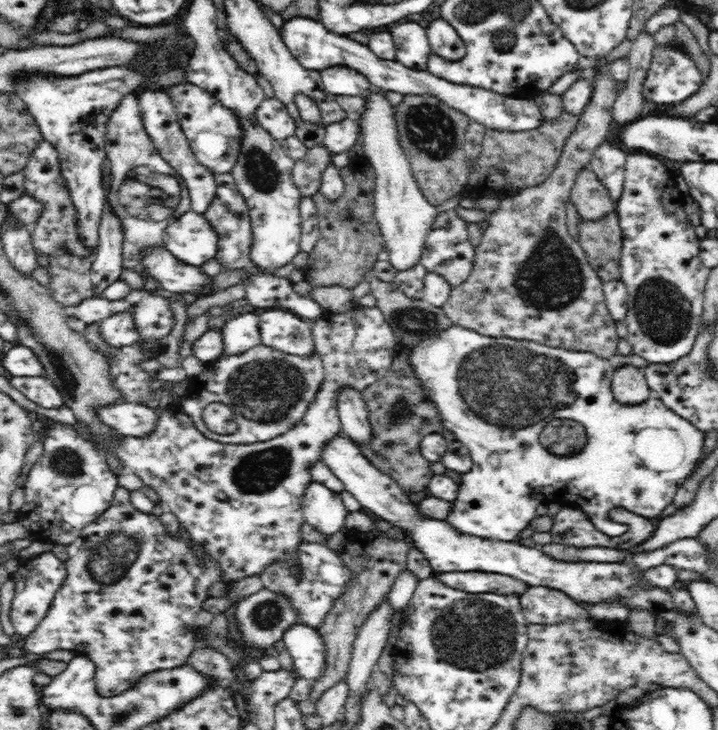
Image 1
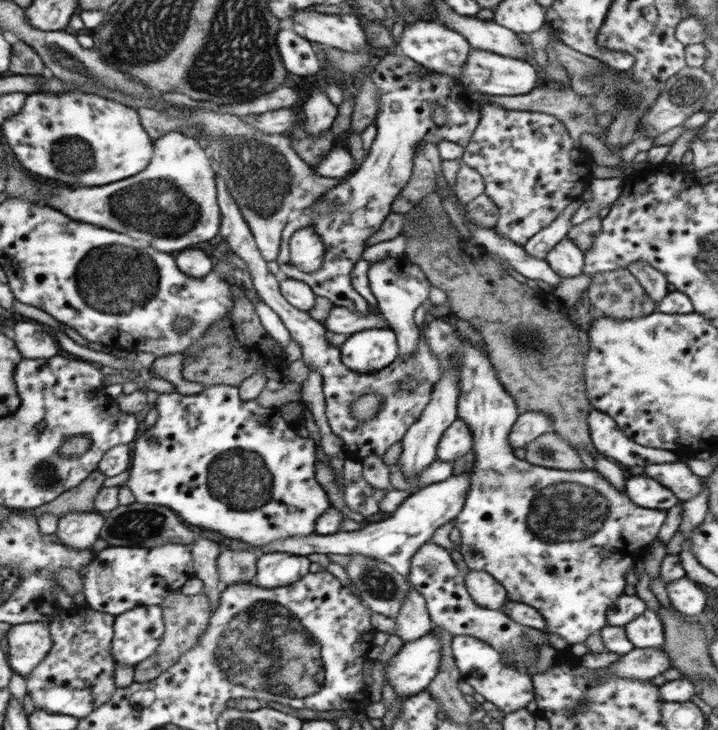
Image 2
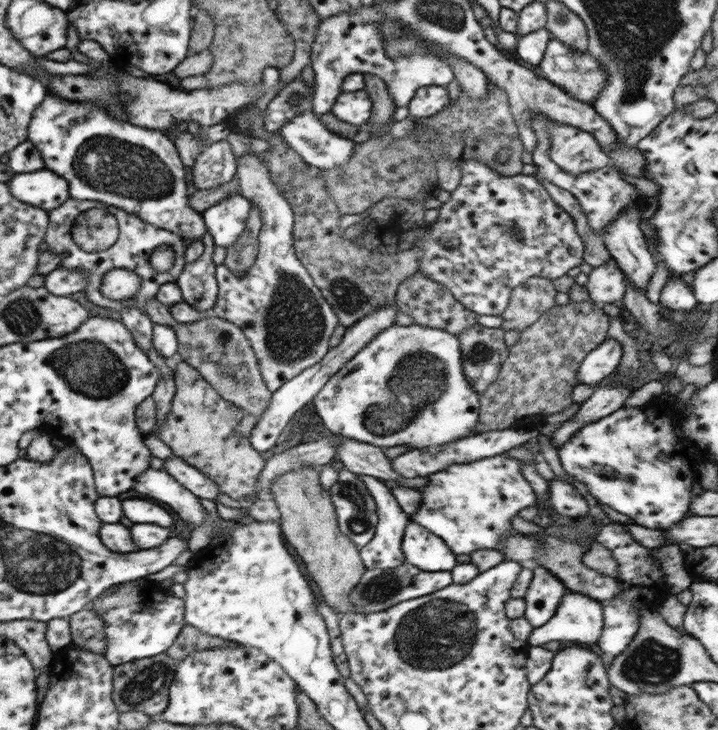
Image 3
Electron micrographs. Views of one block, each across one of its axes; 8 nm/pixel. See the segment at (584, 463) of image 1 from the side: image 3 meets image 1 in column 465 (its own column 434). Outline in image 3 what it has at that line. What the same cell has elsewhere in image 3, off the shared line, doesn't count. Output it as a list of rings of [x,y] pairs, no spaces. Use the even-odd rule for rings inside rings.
[[[413,323],[410,326],[394,324],[378,332],[374,340],[370,340],[328,379],[311,404],[319,420],[334,435],[372,444],[383,450],[400,445],[421,450],[472,435],[479,420],[479,396],[464,376],[458,337],[442,329]],[[503,454],[481,459],[468,465],[452,464],[440,472],[430,475],[430,483],[419,489],[423,497],[420,510],[410,515],[410,522],[420,524],[435,536],[440,537],[455,554],[472,554],[476,550],[495,549],[500,537],[512,530],[512,518],[523,508],[536,505],[534,488],[522,475],[521,462]]]

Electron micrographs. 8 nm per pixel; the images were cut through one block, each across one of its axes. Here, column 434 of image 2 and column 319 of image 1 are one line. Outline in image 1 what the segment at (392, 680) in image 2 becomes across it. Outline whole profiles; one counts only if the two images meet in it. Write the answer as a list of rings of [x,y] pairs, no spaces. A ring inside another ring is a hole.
[[[296,623],[284,631],[281,639],[284,642],[286,650],[288,650],[290,656],[293,658],[294,669],[299,678],[314,680],[322,676],[326,658],[326,647],[317,629],[303,625],[302,623]]]

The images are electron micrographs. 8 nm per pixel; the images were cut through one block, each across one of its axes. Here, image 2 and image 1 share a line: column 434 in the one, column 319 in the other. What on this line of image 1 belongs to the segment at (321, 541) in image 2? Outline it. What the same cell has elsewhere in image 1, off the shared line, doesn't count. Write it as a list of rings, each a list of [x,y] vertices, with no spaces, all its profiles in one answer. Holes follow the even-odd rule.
[[[312,482],[304,496],[302,513],[306,524],[329,538],[345,527],[349,511],[339,493]]]

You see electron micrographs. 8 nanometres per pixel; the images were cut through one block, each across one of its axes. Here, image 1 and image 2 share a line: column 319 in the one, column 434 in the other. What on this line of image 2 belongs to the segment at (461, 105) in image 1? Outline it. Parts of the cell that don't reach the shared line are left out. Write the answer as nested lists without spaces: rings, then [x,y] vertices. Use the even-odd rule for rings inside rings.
[[[419,20],[404,27],[402,37],[397,41],[399,53],[424,65],[427,69],[448,76],[462,76],[464,64],[472,52],[471,45],[458,32],[434,21]]]

